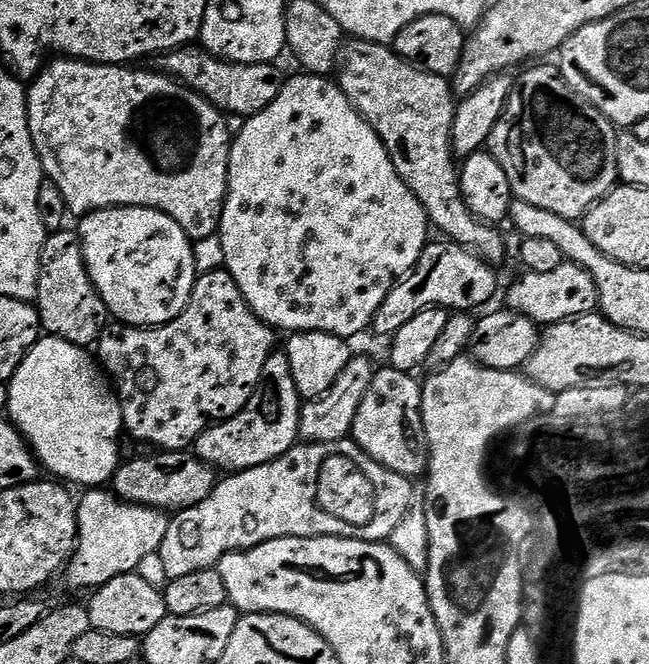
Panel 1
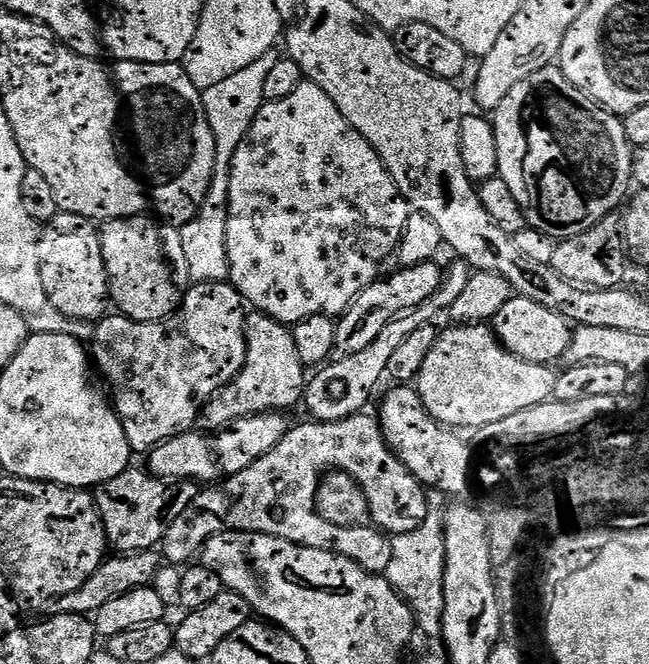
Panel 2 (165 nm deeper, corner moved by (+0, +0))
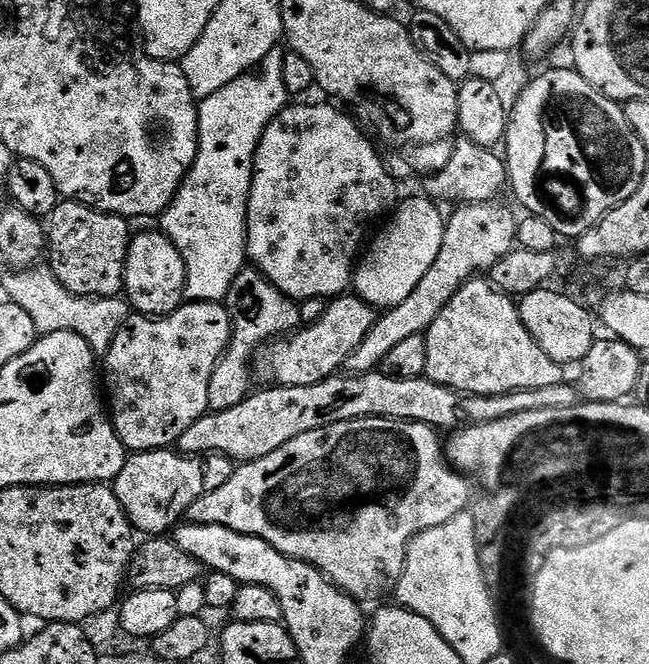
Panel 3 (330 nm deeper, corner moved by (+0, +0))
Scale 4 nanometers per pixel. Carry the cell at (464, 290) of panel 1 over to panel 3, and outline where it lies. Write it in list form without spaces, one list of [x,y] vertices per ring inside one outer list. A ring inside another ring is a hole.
[[[355,294],[337,296],[325,307],[322,318],[299,330],[277,338],[263,347],[254,358],[254,376],[268,386],[293,388],[314,386],[337,375],[347,365],[350,354],[358,350],[362,338],[370,334],[378,312]]]

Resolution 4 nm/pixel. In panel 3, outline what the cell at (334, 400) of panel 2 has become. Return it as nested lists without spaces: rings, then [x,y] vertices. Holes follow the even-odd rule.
[[[500,203],[465,204],[457,207],[458,210],[453,216],[449,215],[447,217],[444,233],[442,234],[442,250],[438,250],[438,258],[434,258],[434,266],[430,266],[430,270],[426,270],[426,278],[422,278],[422,282],[418,282],[418,286],[411,292],[410,298],[406,298],[406,302],[402,302],[398,307],[389,308],[383,314],[377,315],[370,334],[366,334],[366,338],[362,338],[358,350],[354,350],[354,354],[350,354],[346,365],[349,373],[365,376],[367,372],[377,371],[382,358],[386,358],[386,354],[390,354],[390,350],[396,349],[405,338],[424,336],[428,331],[428,327],[434,322],[434,318],[438,318],[438,314],[442,314],[446,302],[450,302],[450,298],[454,298],[454,294],[458,294],[458,290],[465,282],[473,279],[477,274],[491,273],[492,267],[507,252],[512,251],[516,244],[518,216],[517,213],[512,213],[506,205]]]

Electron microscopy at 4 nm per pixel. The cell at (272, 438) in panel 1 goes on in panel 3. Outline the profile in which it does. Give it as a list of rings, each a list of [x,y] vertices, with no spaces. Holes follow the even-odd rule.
[[[251,266],[243,268],[238,278],[234,278],[226,307],[232,319],[232,337],[218,366],[214,366],[214,374],[210,374],[209,413],[230,410],[230,406],[238,406],[238,402],[249,396],[254,388],[254,357],[262,346],[301,327],[300,304],[279,292]]]

